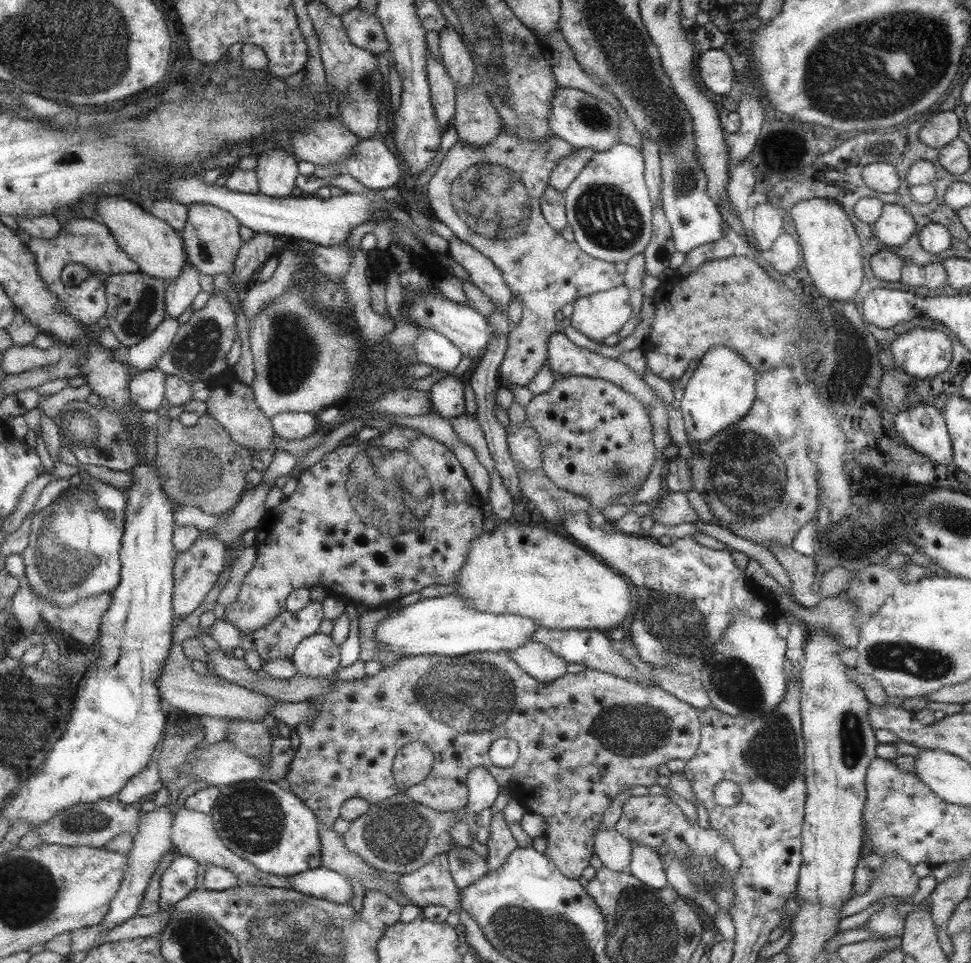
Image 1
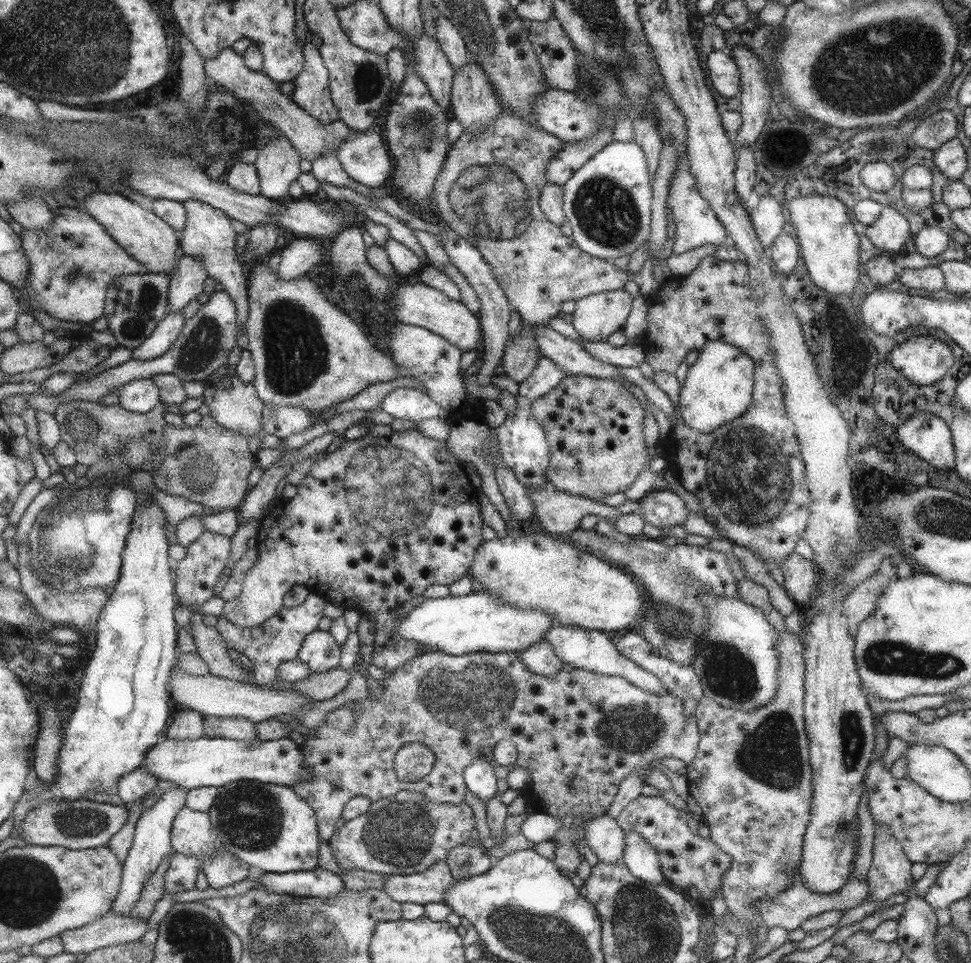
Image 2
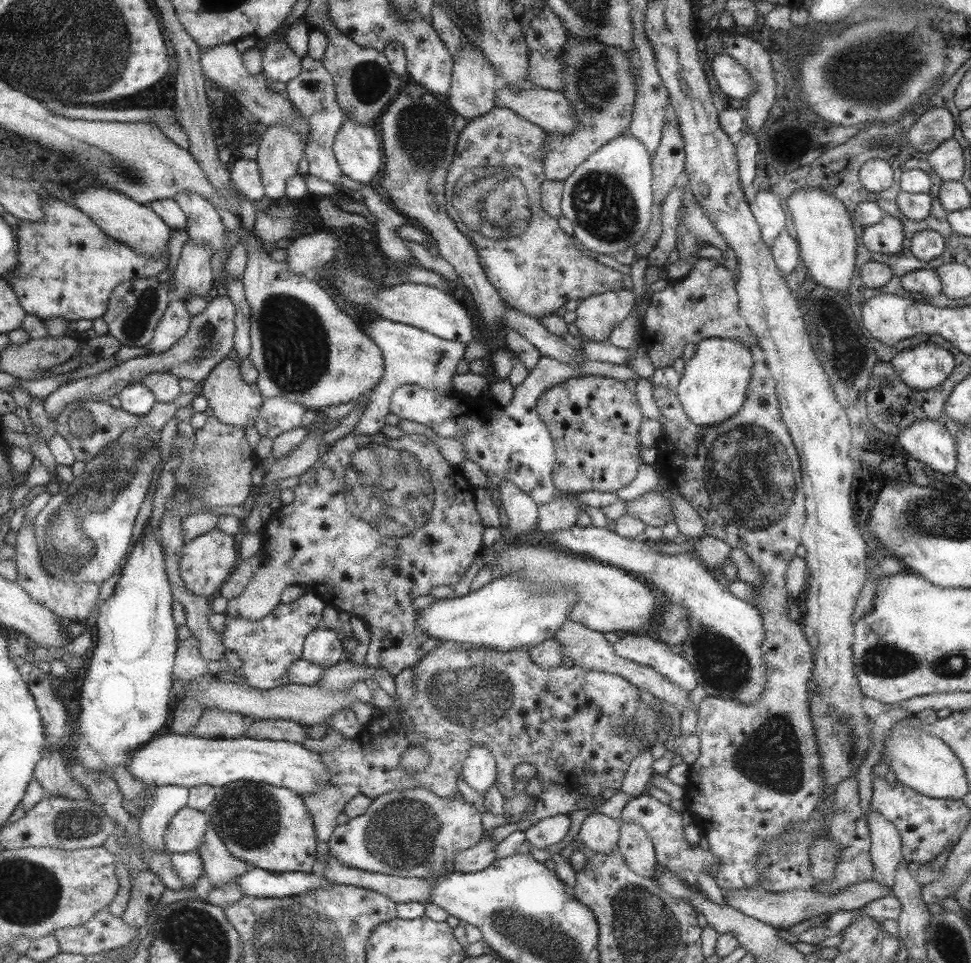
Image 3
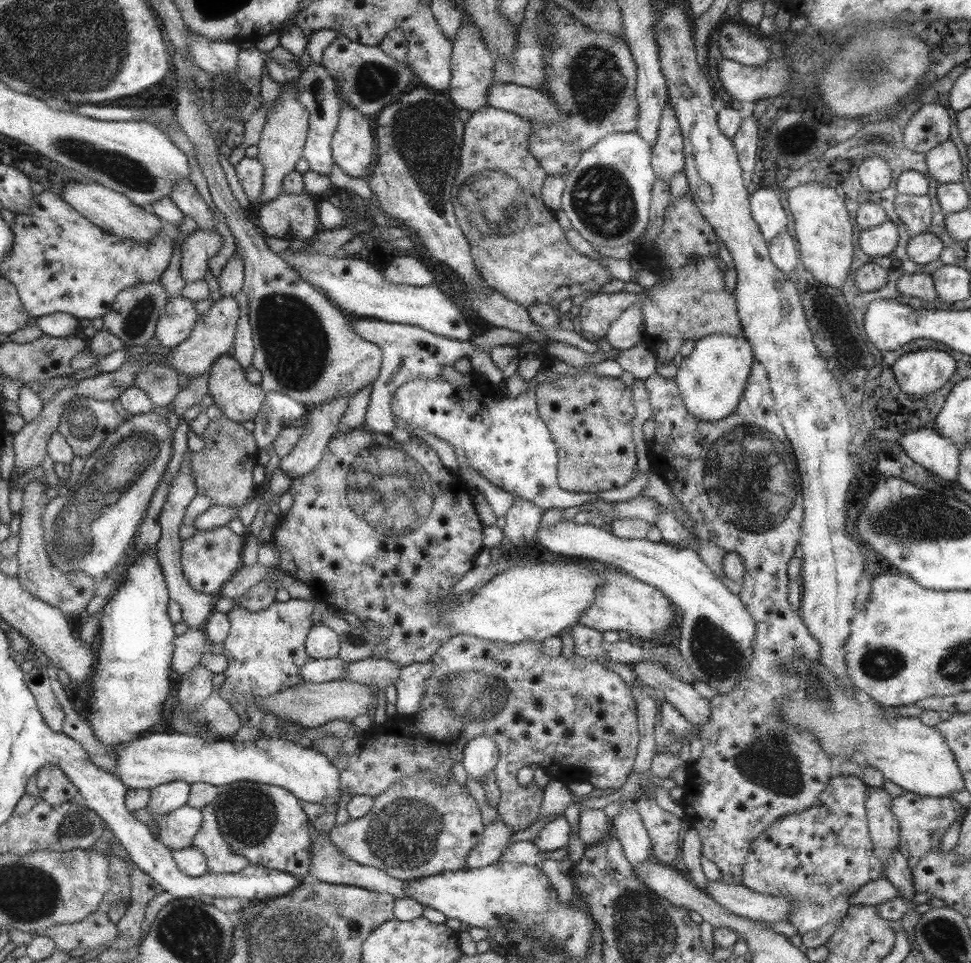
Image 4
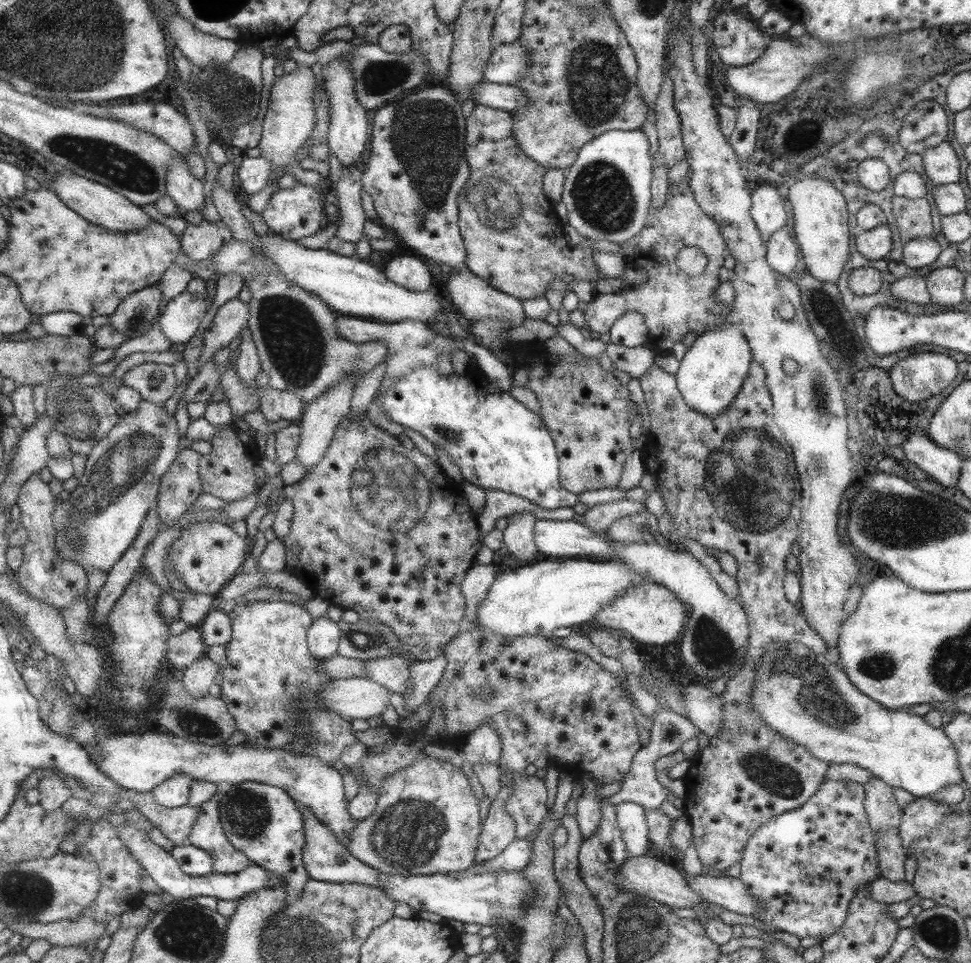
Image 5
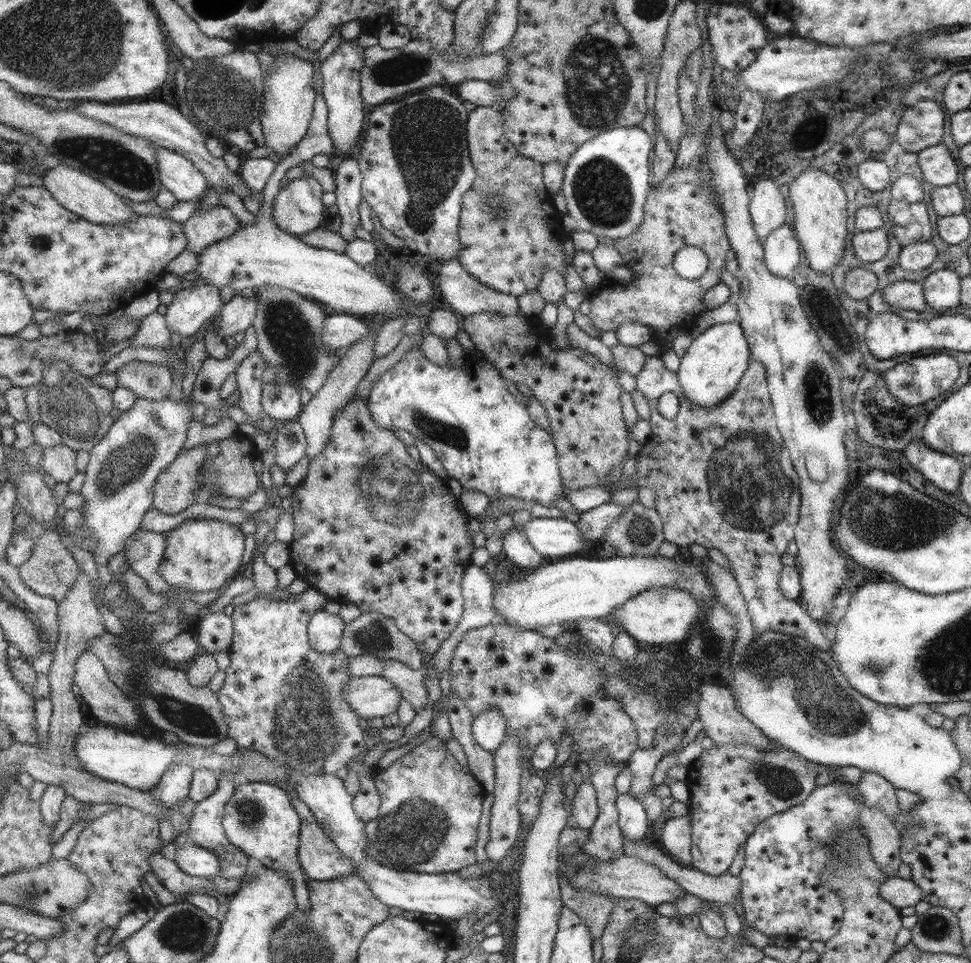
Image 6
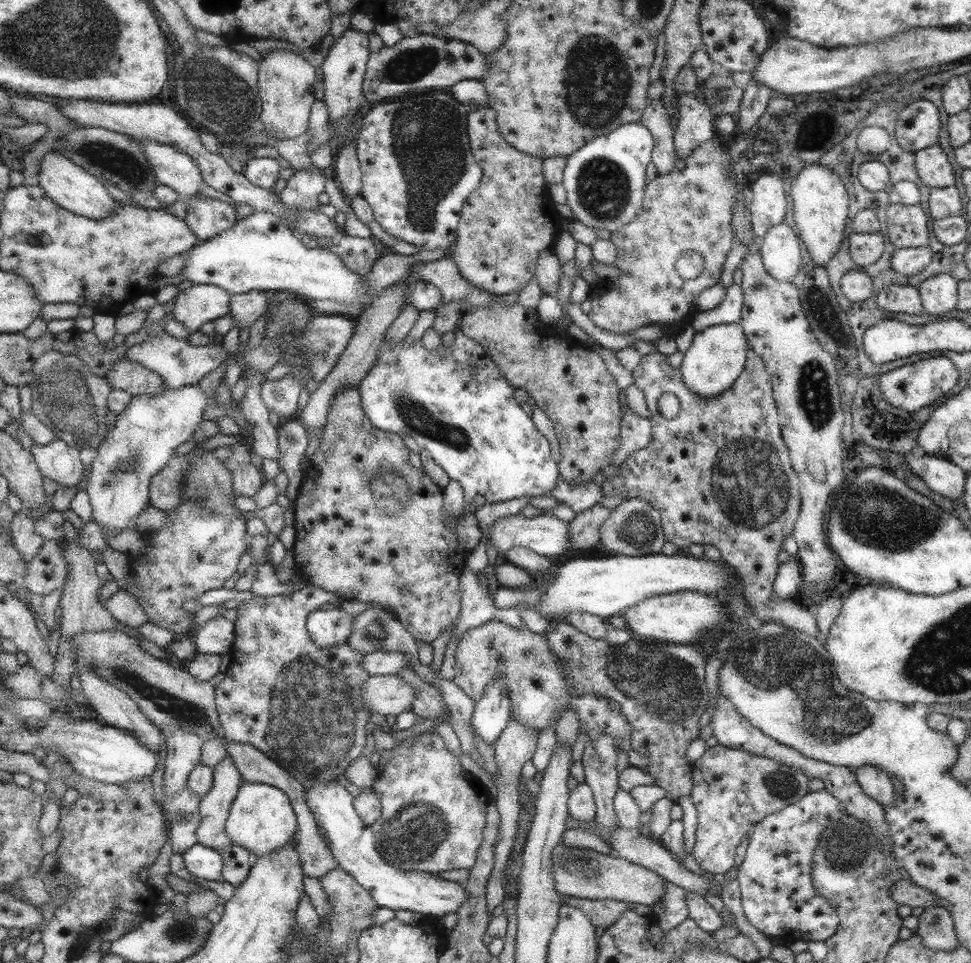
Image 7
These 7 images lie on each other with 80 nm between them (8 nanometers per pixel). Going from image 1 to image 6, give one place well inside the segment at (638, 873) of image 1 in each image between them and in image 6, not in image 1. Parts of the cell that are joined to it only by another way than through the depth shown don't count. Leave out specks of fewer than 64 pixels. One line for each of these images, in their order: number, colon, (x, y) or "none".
2: (638, 855)
3: (633, 843)
4: (628, 828)
5: (630, 817)
6: (631, 814)

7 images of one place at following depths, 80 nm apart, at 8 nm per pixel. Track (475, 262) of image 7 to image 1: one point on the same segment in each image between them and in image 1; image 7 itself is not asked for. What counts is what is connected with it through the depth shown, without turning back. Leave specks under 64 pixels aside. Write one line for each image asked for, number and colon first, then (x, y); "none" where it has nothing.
1: (488, 196)
2: (488, 191)
3: (493, 188)
4: (519, 250)
5: (513, 239)
6: (509, 232)

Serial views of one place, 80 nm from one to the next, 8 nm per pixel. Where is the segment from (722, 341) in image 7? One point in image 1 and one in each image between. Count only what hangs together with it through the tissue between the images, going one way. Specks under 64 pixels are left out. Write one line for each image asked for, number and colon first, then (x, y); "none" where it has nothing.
1: (720, 391)
2: (717, 388)
3: (712, 387)
4: (712, 378)
5: (710, 374)
6: (715, 360)

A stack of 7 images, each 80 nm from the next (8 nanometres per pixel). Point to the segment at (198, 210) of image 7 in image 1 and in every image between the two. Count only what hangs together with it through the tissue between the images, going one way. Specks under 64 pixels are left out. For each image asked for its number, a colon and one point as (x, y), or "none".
1: (180, 294)
2: (188, 280)
3: (194, 274)
4: (198, 248)
5: (200, 241)
6: (205, 228)

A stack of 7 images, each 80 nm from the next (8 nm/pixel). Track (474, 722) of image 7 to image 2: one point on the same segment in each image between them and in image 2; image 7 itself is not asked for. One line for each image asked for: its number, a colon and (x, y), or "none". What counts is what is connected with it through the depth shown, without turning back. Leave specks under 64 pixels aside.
2: (479, 778)
3: (479, 771)
4: (480, 755)
5: (482, 746)
6: (488, 728)

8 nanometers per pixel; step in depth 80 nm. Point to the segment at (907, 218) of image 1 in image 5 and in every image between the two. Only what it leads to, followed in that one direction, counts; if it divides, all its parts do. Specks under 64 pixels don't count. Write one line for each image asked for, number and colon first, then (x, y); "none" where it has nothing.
2: (890, 231)
3: (886, 236)
4: (879, 241)
5: (874, 244)

